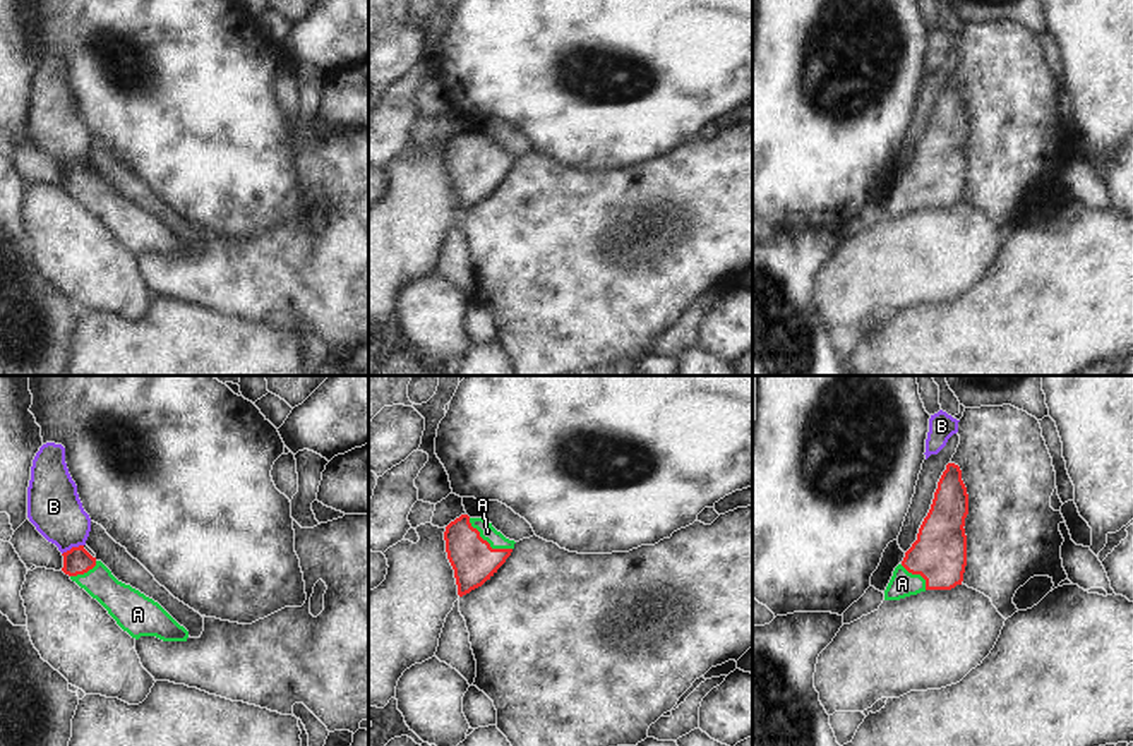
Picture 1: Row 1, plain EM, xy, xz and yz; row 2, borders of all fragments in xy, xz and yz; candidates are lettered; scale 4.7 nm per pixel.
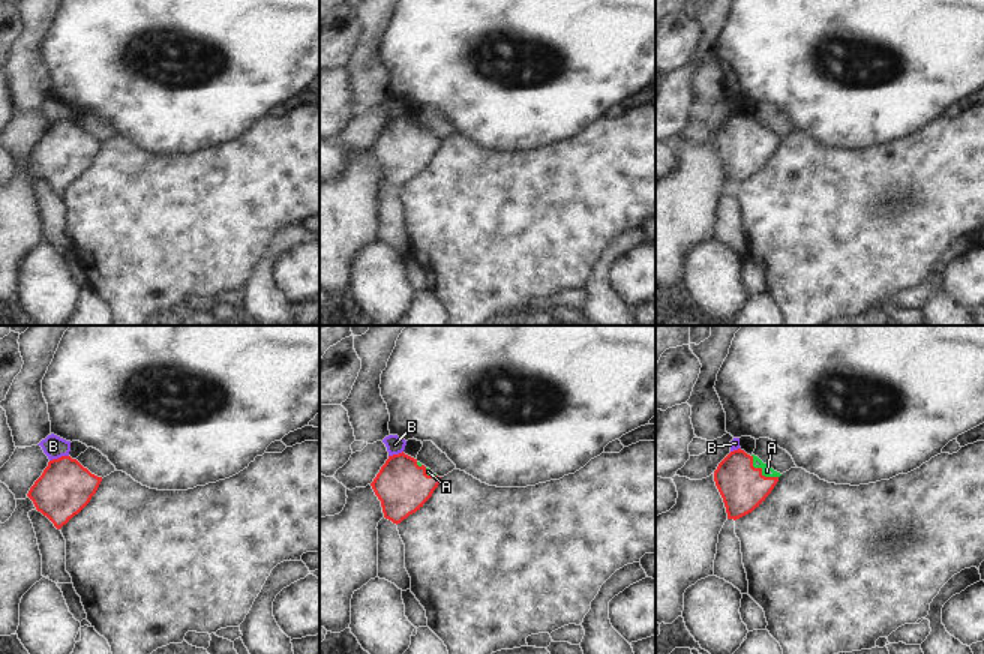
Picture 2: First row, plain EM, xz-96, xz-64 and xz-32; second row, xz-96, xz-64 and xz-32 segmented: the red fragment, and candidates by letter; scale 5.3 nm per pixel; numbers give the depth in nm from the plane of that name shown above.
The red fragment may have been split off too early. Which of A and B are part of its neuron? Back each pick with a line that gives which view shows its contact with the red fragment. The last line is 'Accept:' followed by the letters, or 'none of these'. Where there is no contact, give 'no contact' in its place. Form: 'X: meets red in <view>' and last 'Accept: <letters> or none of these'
A: meets red in xz
Accept: A

